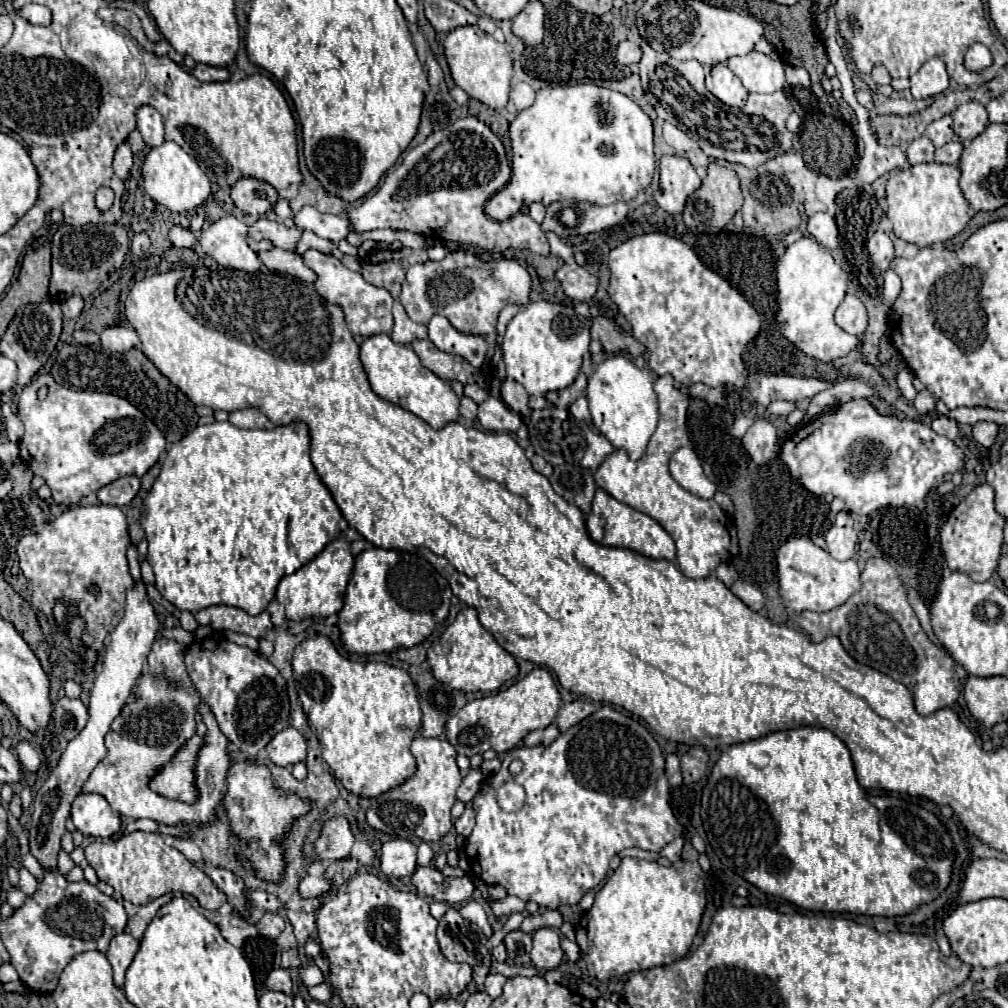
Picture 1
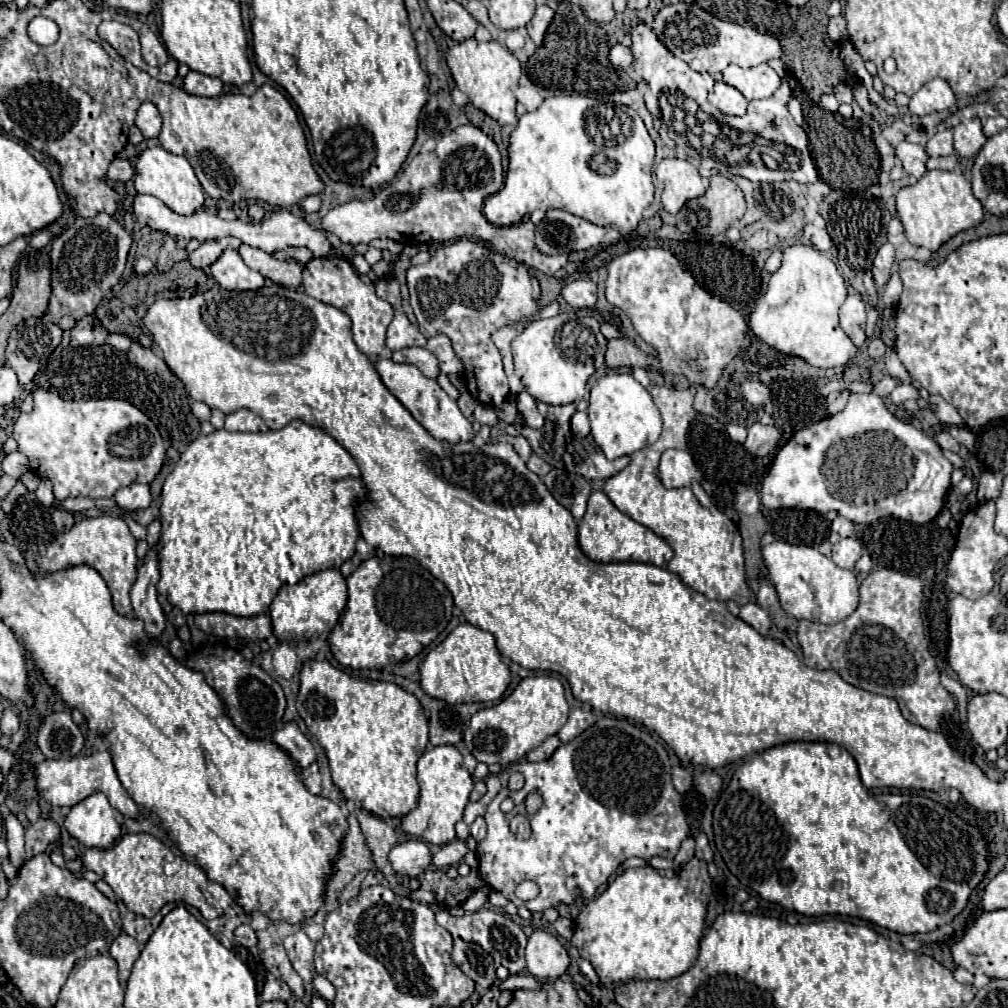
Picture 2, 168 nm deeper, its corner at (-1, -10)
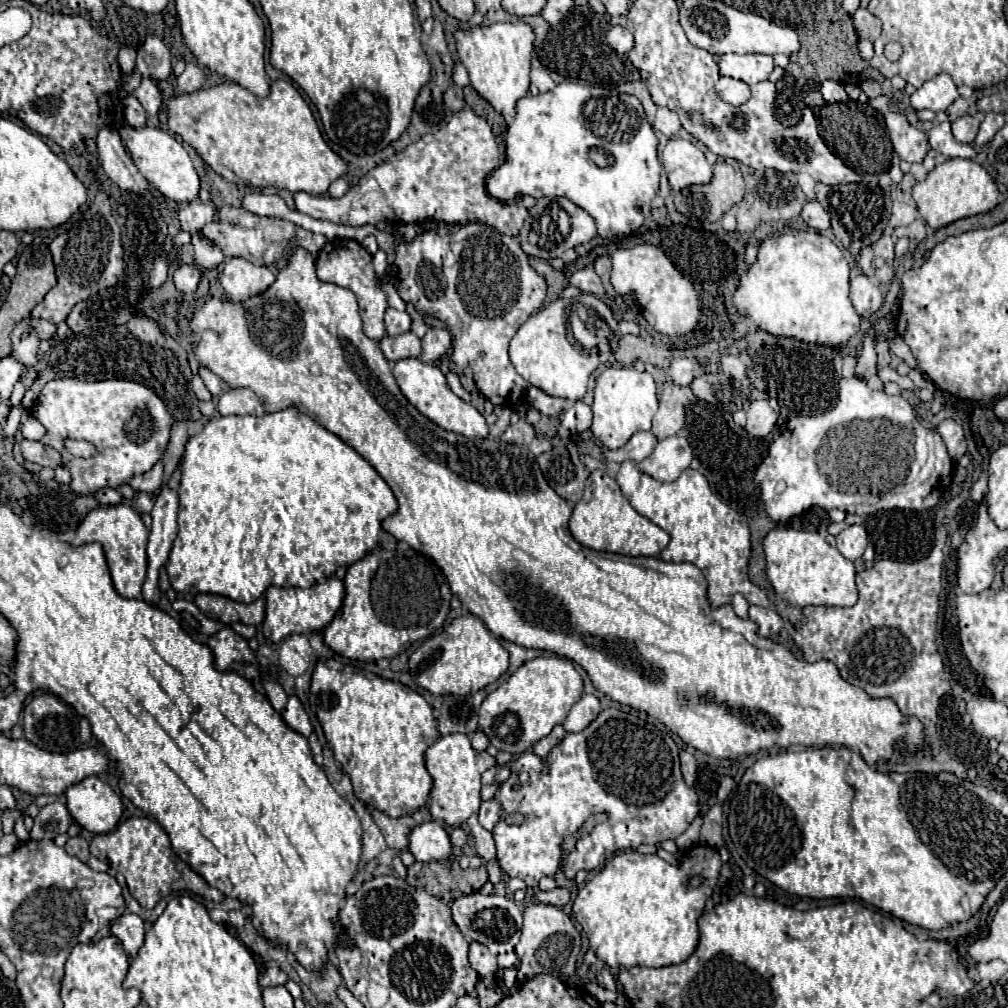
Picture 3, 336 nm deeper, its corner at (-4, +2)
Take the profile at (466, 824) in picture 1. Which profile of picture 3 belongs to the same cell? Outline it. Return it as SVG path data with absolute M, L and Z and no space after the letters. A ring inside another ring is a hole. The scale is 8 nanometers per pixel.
M494 800L482 802L480 812L478 812L478 820L480 820L480 824L482 824L486 830L492 830L492 828L494 828L498 816L500 816L500 804L496 804Z

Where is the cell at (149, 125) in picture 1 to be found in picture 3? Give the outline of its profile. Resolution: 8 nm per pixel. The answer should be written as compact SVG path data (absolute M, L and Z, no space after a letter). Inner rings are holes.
M144 78L142 84L134 90L134 96L140 100L142 108L144 108L148 114L156 116L156 114L160 112L160 106L162 106L162 94L160 94L158 86L154 84L154 80Z

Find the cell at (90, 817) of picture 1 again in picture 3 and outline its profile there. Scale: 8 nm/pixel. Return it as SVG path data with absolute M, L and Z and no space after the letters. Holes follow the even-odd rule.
M88 776L66 790L70 816L92 834L112 832L122 818L120 796L98 776Z

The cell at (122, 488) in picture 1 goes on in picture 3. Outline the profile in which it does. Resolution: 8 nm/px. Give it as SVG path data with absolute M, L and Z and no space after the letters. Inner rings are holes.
M158 462L152 470L134 476L128 484L134 488L134 492L148 492L148 494L158 492L162 484L162 462Z

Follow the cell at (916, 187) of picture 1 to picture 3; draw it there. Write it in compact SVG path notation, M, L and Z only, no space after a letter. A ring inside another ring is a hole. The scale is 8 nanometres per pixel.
M952 158L930 170L926 180L916 182L912 186L912 198L926 224L932 230L938 230L960 218L990 212L998 204L998 186L980 164L964 158Z

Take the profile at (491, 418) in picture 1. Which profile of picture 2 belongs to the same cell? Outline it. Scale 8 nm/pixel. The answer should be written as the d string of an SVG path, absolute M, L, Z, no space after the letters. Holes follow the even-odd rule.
M477 404L477 408L475 408L475 420L479 424L489 424L489 426L493 426L493 424L499 422L495 410L491 406L485 406L485 404Z

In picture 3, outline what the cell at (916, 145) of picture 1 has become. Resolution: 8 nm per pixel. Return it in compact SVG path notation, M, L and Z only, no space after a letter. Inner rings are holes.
M886 112L886 128L894 144L894 152L906 162L922 162L928 152L928 138L922 130L910 126L904 114Z

